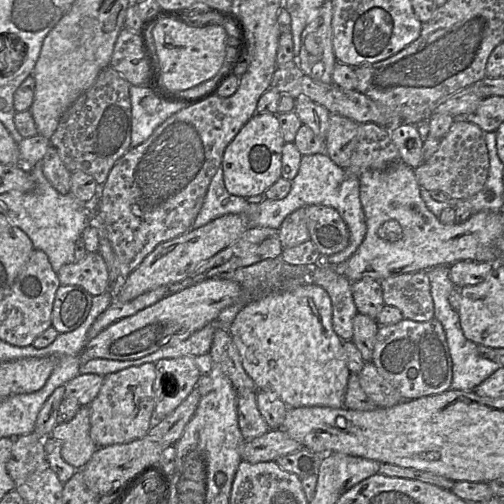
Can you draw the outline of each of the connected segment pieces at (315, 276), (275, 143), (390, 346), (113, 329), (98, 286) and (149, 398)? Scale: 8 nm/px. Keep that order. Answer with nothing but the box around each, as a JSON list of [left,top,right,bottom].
[[311,257,358,341],[221,113,284,198],[372,317,452,400],[81,277,241,361],[57,252,110,296],[89,363,156,447]]

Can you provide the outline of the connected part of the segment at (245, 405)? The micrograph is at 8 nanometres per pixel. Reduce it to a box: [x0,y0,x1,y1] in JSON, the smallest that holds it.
[237,391,270,441]

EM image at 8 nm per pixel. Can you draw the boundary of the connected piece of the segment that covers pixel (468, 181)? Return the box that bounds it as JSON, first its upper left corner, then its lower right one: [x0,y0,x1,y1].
[414,119,489,199]

